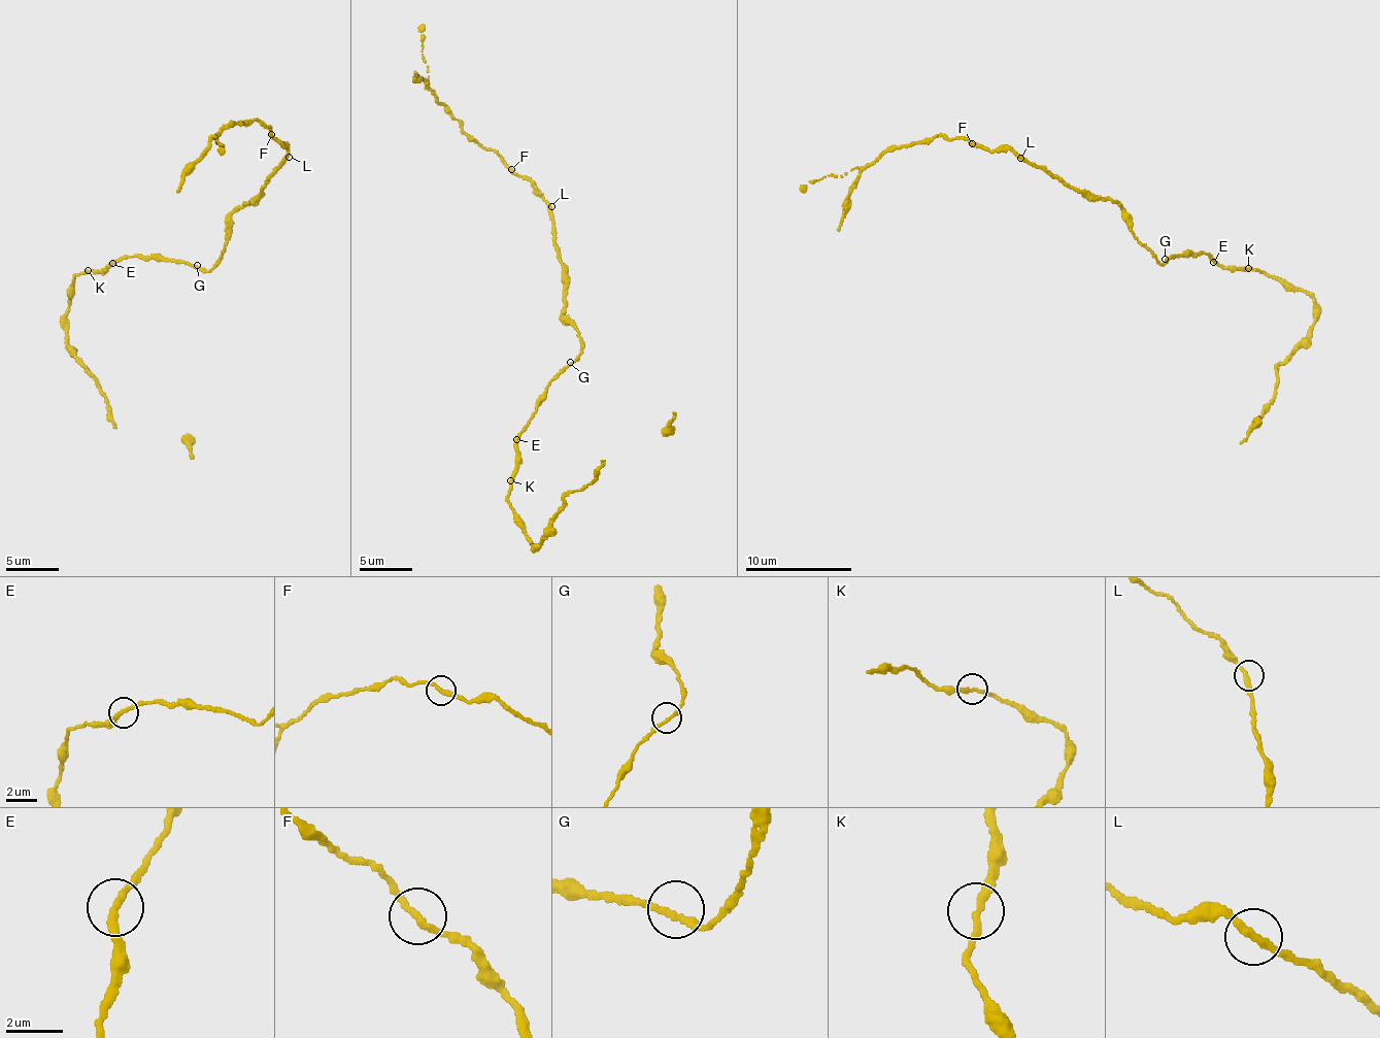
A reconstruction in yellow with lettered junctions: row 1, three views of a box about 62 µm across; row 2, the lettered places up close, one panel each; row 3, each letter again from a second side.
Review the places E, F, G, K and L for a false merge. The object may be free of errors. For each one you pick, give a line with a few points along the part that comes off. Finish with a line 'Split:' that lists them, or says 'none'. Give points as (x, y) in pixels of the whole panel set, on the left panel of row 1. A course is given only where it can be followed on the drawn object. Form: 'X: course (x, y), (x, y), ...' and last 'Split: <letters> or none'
Split: none

